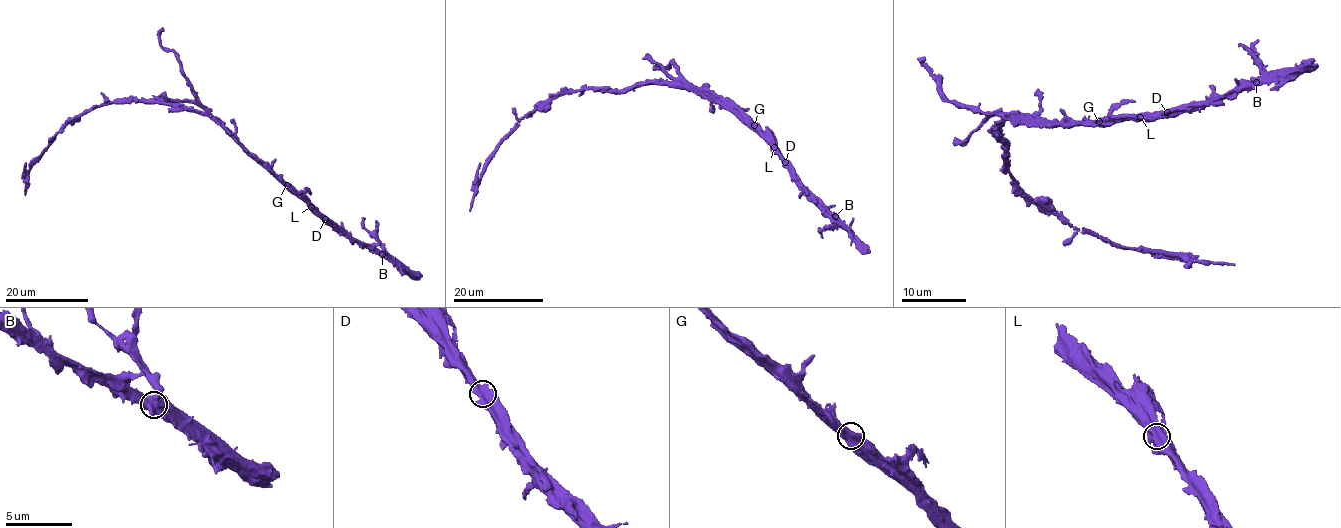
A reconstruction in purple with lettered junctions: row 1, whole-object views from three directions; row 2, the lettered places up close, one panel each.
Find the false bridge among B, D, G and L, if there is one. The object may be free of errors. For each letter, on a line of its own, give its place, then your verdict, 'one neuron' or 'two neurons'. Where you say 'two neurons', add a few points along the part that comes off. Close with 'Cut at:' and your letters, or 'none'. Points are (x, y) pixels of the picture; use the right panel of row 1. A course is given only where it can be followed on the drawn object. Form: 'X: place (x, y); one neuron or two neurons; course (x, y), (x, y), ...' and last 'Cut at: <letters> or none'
B: place (1256, 82); one neuron
D: place (1167, 112); one neuron
G: place (1099, 121); one neuron
L: place (1140, 117); one neuron
Cut at: none

